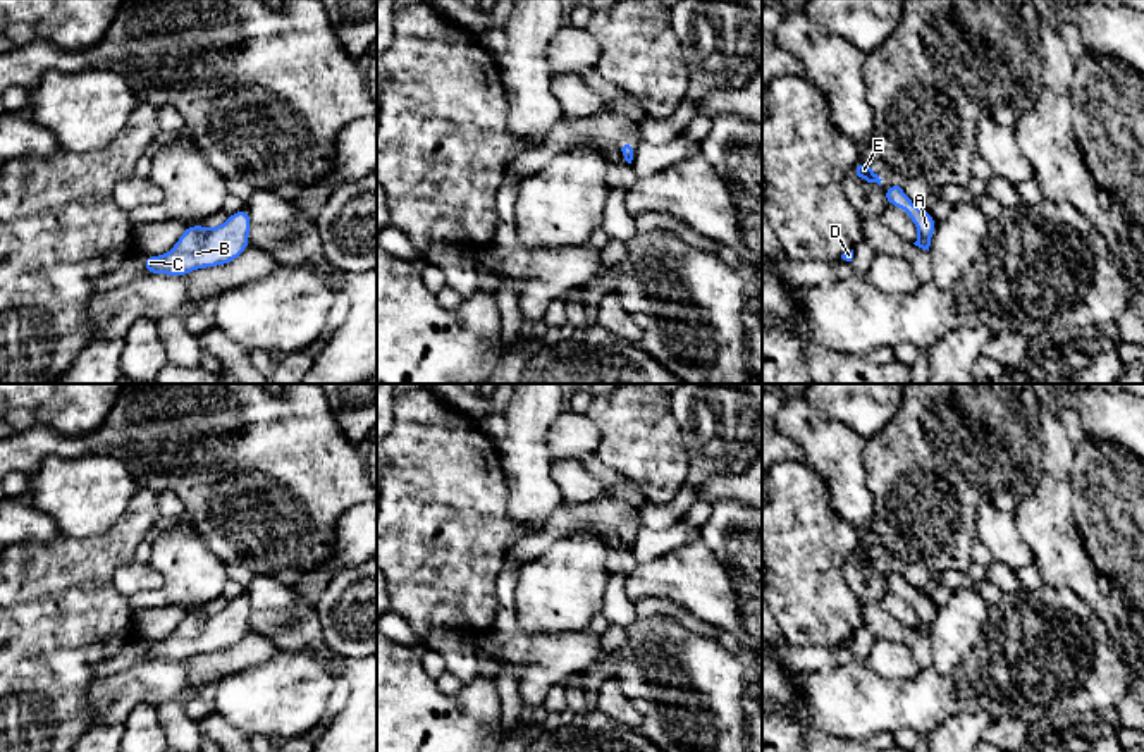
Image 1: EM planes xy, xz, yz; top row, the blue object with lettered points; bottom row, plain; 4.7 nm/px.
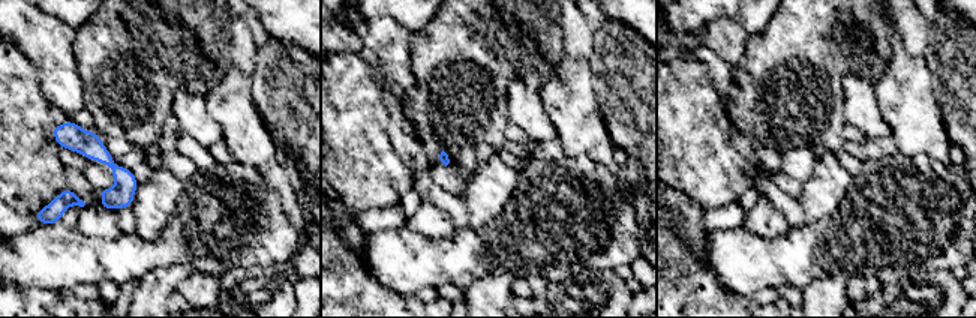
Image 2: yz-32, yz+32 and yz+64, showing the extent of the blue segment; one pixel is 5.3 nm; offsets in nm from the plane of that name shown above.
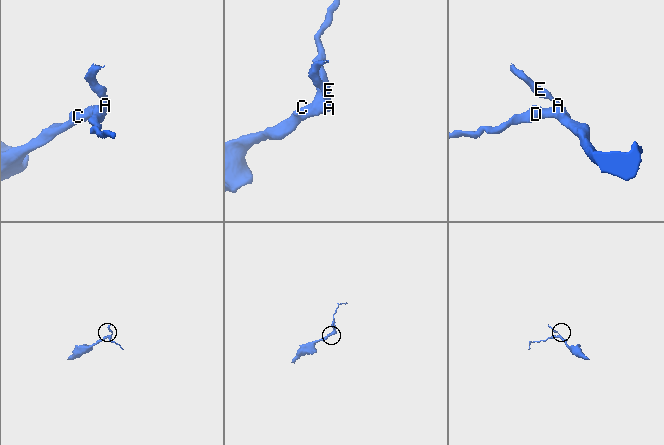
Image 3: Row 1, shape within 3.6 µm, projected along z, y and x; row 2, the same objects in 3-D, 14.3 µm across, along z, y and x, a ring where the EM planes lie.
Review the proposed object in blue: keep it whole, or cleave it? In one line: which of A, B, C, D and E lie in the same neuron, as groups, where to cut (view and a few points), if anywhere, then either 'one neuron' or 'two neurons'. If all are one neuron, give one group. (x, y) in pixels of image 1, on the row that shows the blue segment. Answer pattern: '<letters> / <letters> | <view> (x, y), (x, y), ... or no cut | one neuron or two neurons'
A B C D E | no cut | one neuron

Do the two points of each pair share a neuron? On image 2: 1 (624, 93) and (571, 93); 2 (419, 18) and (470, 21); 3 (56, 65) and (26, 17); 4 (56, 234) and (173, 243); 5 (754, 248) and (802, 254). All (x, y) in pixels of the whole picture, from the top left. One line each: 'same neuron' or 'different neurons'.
1: different neurons
2: different neurons
3: same neuron
4: same neuron
5: same neuron

